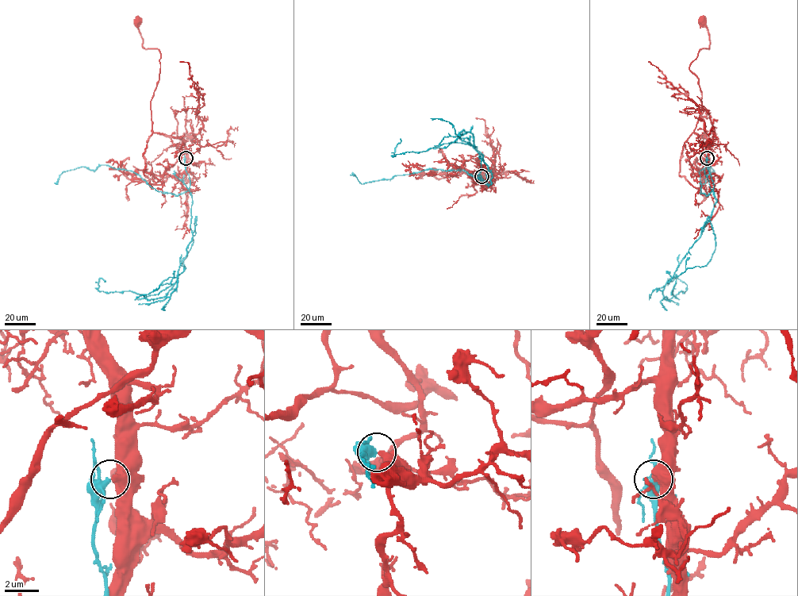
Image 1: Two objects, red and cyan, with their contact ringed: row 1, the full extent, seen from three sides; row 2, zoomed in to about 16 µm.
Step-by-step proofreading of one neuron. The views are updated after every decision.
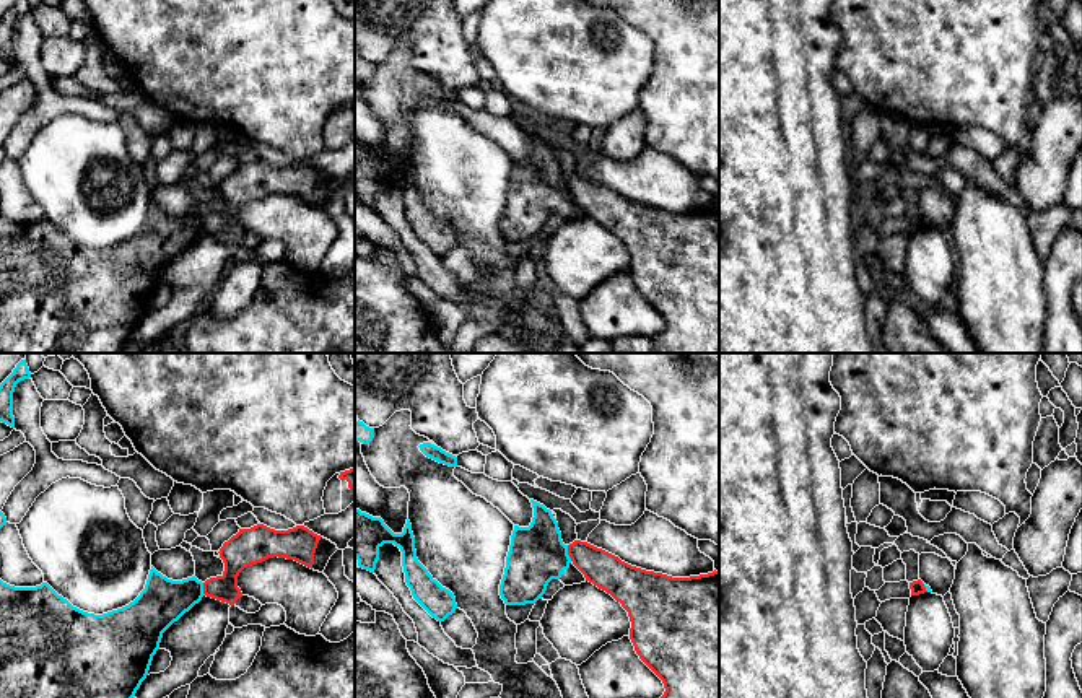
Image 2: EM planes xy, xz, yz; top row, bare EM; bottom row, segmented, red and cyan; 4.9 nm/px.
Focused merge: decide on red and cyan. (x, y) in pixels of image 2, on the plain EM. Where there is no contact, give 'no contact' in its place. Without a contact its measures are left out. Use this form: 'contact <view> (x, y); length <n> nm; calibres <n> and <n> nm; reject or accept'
contact xz (568, 189); length 80 nm; calibres 180 and 280 nm; reject

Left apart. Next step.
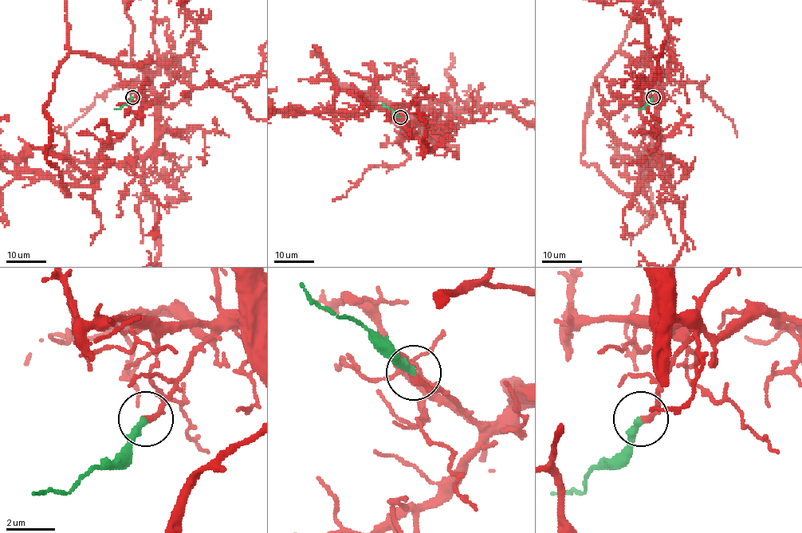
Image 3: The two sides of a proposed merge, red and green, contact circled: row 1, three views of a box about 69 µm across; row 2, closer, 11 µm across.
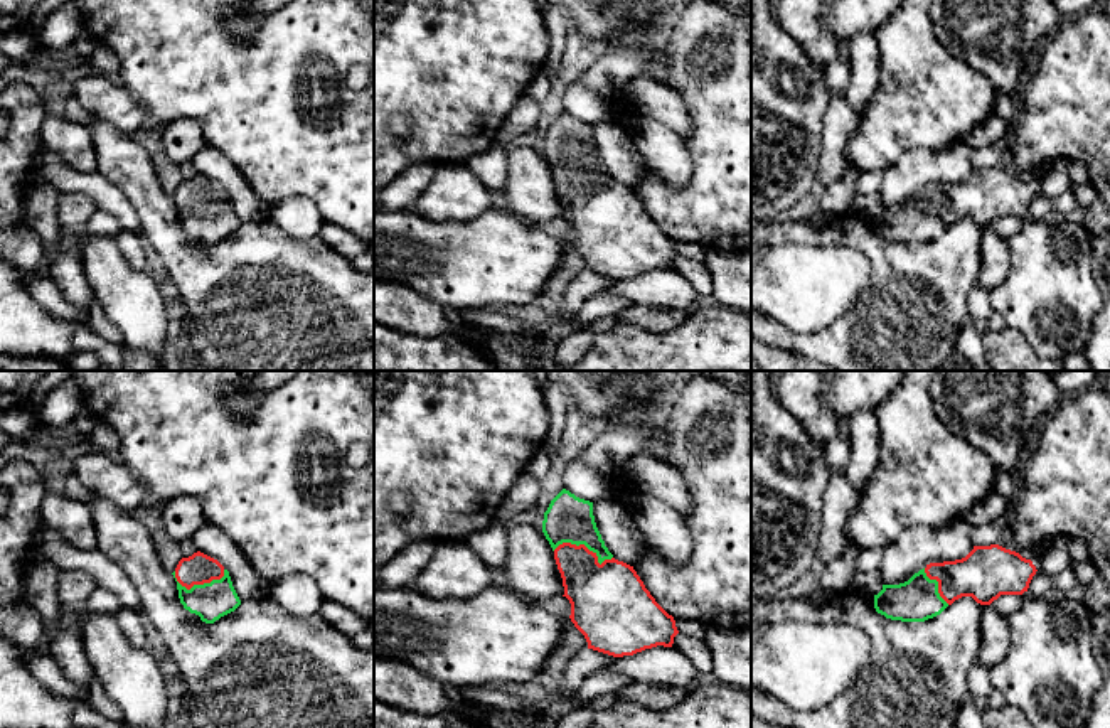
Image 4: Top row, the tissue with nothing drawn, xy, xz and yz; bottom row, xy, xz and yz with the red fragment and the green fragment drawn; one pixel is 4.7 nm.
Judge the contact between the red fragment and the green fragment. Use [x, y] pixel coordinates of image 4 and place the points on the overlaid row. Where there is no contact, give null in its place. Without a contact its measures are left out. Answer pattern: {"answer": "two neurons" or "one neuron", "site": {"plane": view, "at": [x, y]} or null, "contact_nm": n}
{"answer": "one neuron", "site": {"plane": "xz", "at": [583, 545]}, "contact_nm": 300}

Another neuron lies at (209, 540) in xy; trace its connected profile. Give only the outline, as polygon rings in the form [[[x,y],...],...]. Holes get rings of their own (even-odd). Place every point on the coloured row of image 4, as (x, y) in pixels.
[[[205,521],[190,536],[197,551],[217,559],[229,571],[232,586],[241,602],[269,597],[269,586],[251,566],[246,554],[221,527]]]

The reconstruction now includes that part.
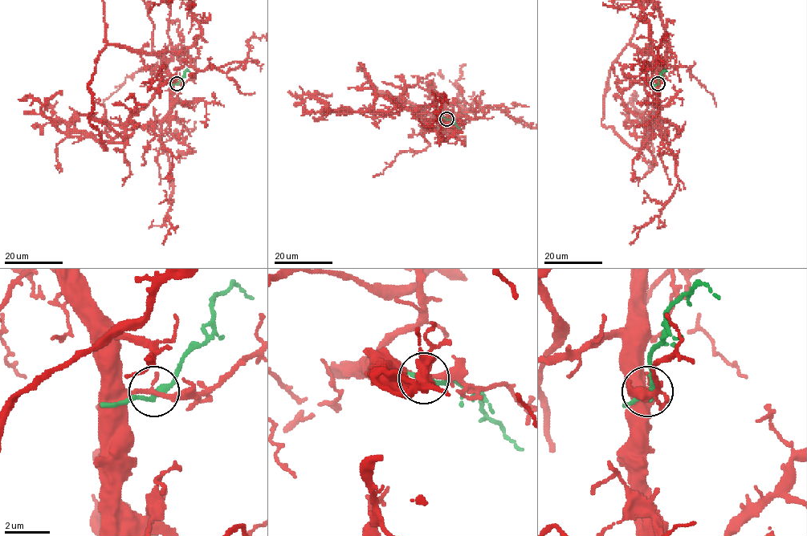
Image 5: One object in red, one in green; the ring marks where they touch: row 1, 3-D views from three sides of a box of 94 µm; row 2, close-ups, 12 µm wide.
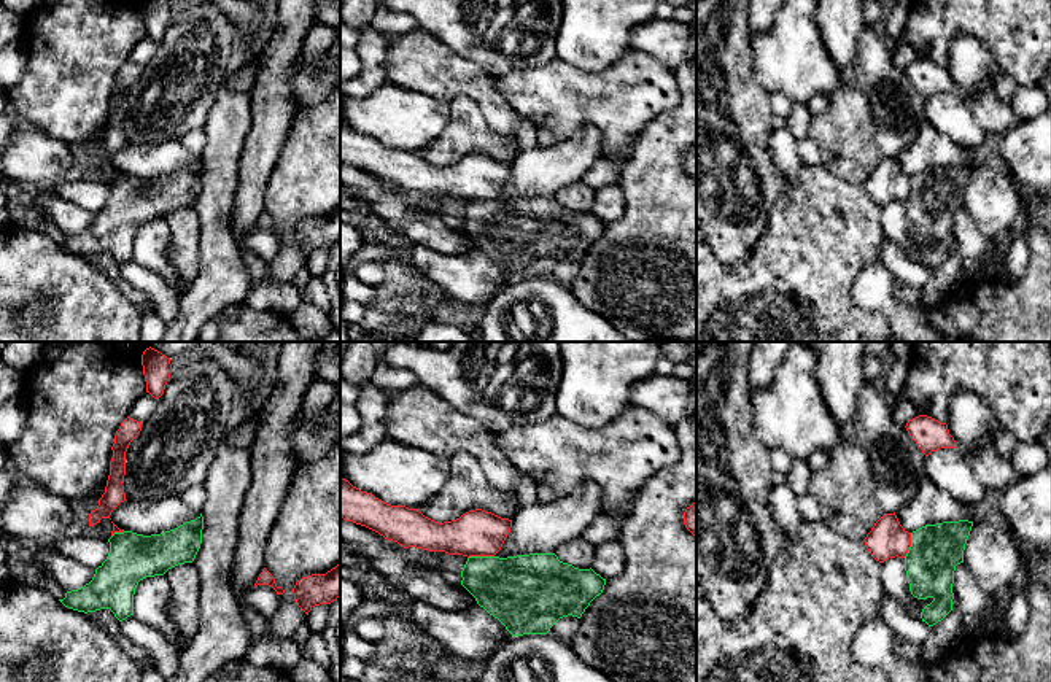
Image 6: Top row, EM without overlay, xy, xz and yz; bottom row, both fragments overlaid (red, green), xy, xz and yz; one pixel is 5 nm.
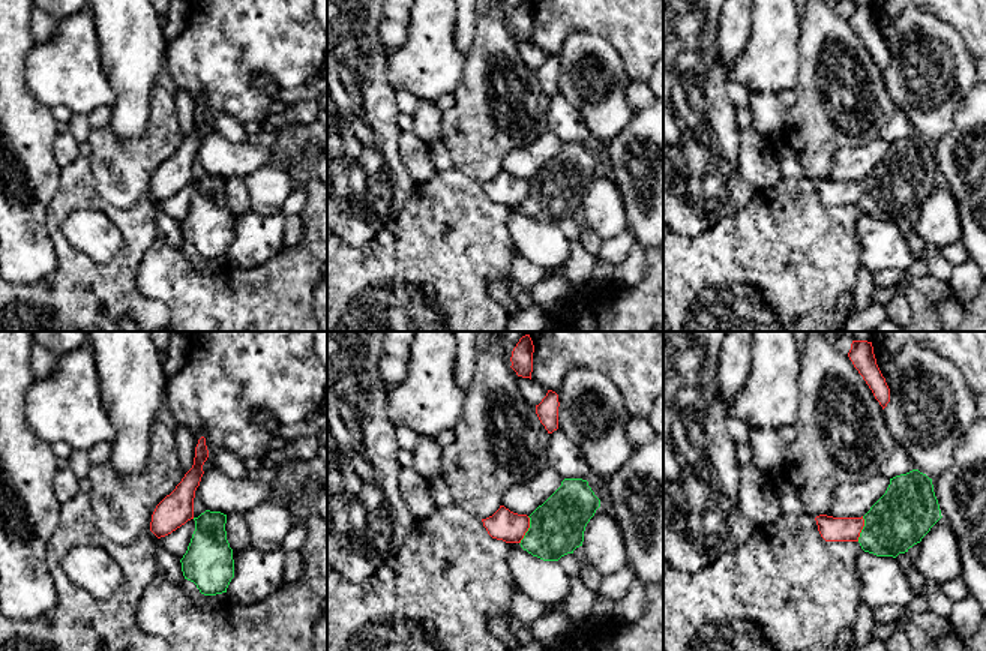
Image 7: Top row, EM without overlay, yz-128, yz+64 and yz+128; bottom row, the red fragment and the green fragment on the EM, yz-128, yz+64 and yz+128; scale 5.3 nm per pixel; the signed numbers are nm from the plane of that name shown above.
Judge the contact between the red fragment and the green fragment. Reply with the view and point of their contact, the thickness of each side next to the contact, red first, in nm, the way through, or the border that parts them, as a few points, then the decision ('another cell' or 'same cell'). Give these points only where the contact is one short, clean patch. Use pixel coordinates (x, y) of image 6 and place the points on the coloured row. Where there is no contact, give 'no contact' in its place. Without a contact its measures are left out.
contact xz (480, 555); calibres 240 and 340 nm; border xz (493, 555), (471, 555), (468, 558); another cell

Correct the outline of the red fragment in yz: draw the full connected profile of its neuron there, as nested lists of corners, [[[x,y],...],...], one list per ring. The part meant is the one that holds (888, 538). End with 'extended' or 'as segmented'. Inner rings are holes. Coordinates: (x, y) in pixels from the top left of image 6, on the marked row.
[[[895,512],[882,515],[863,539],[868,552],[879,563],[905,558],[911,547],[911,533],[898,521]]]; as segmented

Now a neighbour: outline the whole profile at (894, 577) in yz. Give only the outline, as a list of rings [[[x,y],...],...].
[[[889,558],[881,563],[881,580],[884,591],[898,601],[898,604],[914,618],[921,618],[922,609],[933,601],[933,598],[917,599],[909,591],[908,575],[905,571],[905,558]]]

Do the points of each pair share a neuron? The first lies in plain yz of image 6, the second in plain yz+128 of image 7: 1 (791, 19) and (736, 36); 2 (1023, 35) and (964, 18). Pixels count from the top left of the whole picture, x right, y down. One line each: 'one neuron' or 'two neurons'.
1: two neurons
2: one neuron

